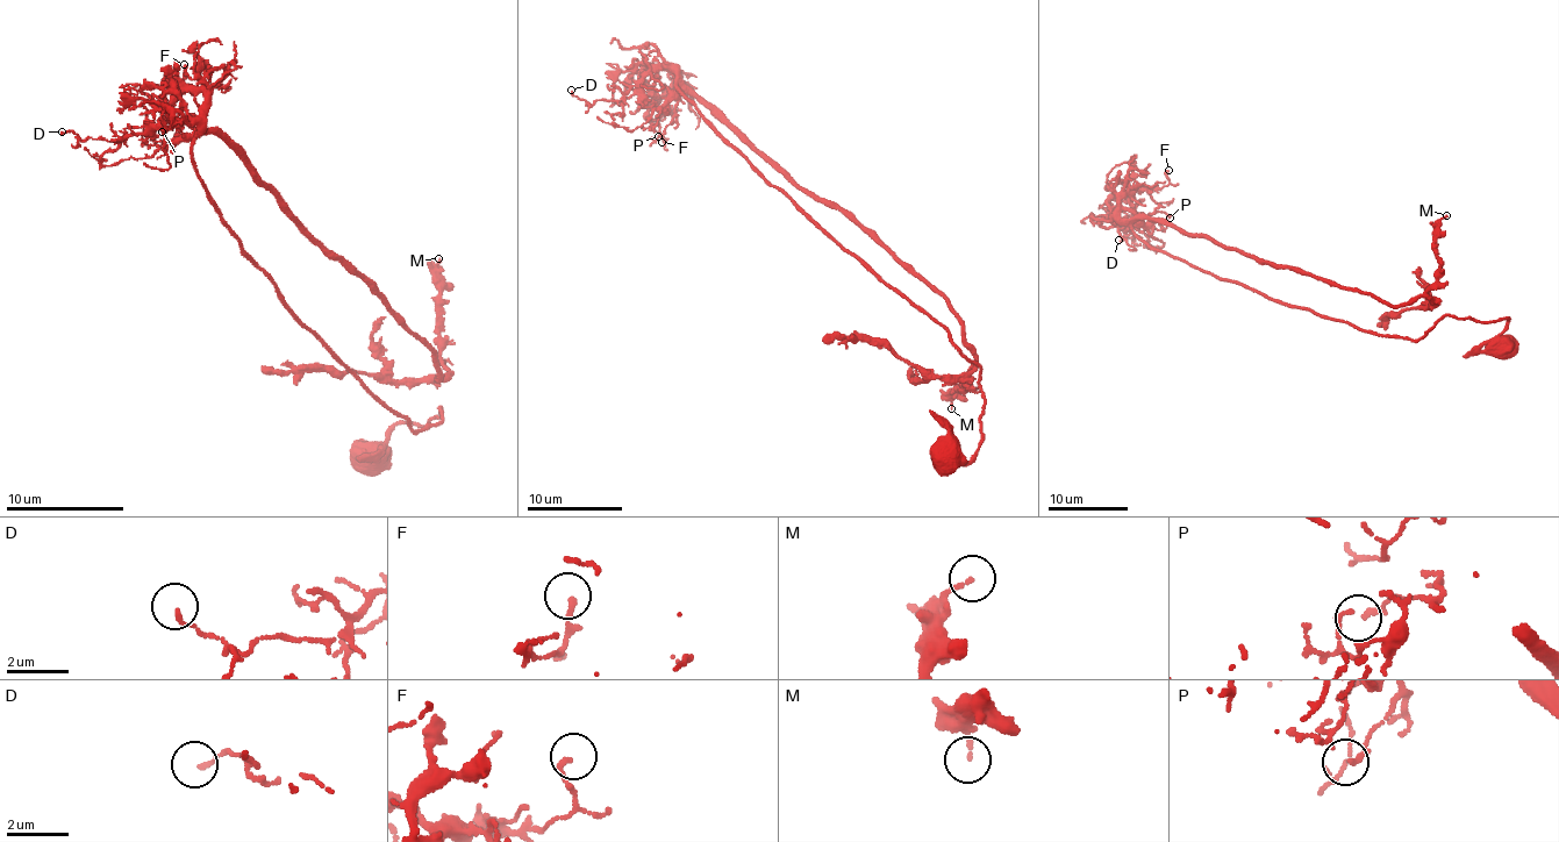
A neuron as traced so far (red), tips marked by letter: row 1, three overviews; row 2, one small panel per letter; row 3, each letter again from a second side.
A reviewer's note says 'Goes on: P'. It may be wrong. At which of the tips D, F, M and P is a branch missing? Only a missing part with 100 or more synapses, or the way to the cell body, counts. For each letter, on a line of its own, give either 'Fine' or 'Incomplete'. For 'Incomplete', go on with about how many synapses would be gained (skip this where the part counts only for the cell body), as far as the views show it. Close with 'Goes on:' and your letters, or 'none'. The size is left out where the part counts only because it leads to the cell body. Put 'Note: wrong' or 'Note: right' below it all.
D: Fine
F: Fine
M: Fine
P: Fine
Goes on: none
Note: wrong

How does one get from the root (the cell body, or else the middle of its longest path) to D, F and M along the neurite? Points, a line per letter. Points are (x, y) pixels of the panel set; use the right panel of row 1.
D: (1501, 344), (1504, 319), (1445, 314), (1418, 339), (1377, 335), (1201, 271), (1115, 218), (1136, 237), (1118, 240)
F: (1501, 344), (1504, 319), (1445, 314), (1418, 339), (1377, 335), (1156, 249), (1118, 199), (1165, 186), (1168, 170)
M: (1501, 344), (1501, 318), (1358, 330), (1131, 227), (1161, 219), (1406, 305), (1436, 280), (1446, 215)

